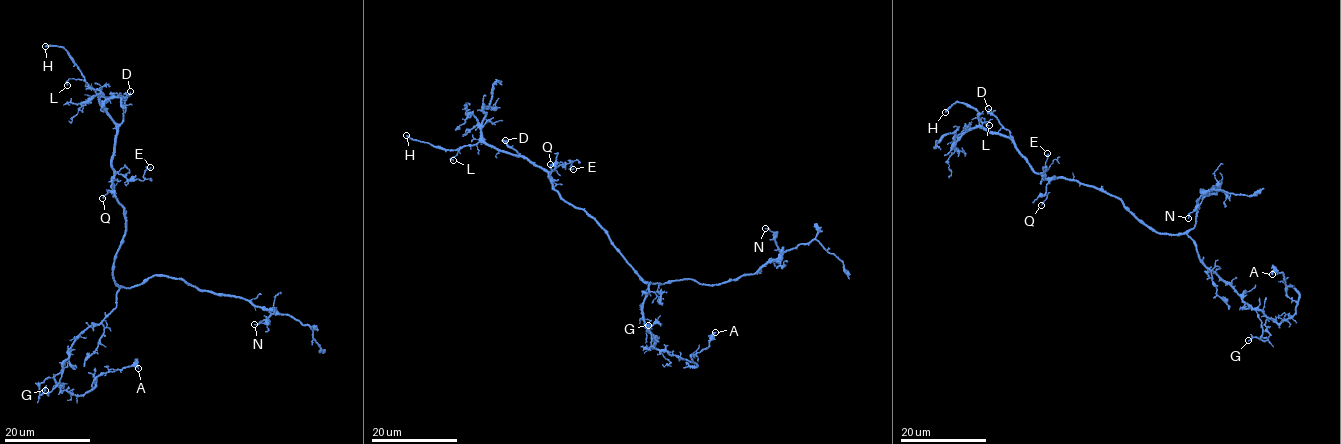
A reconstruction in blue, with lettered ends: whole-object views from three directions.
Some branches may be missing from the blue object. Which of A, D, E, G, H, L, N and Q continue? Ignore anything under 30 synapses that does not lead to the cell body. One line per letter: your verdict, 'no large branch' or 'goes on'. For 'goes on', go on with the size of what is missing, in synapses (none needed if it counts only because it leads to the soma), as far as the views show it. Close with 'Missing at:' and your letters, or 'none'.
A: no large branch
D: goes on | 30 syn
E: no large branch
G: no large branch
H: goes on
L: no large branch
N: no large branch
Q: no large branch
Missing at: D, H

